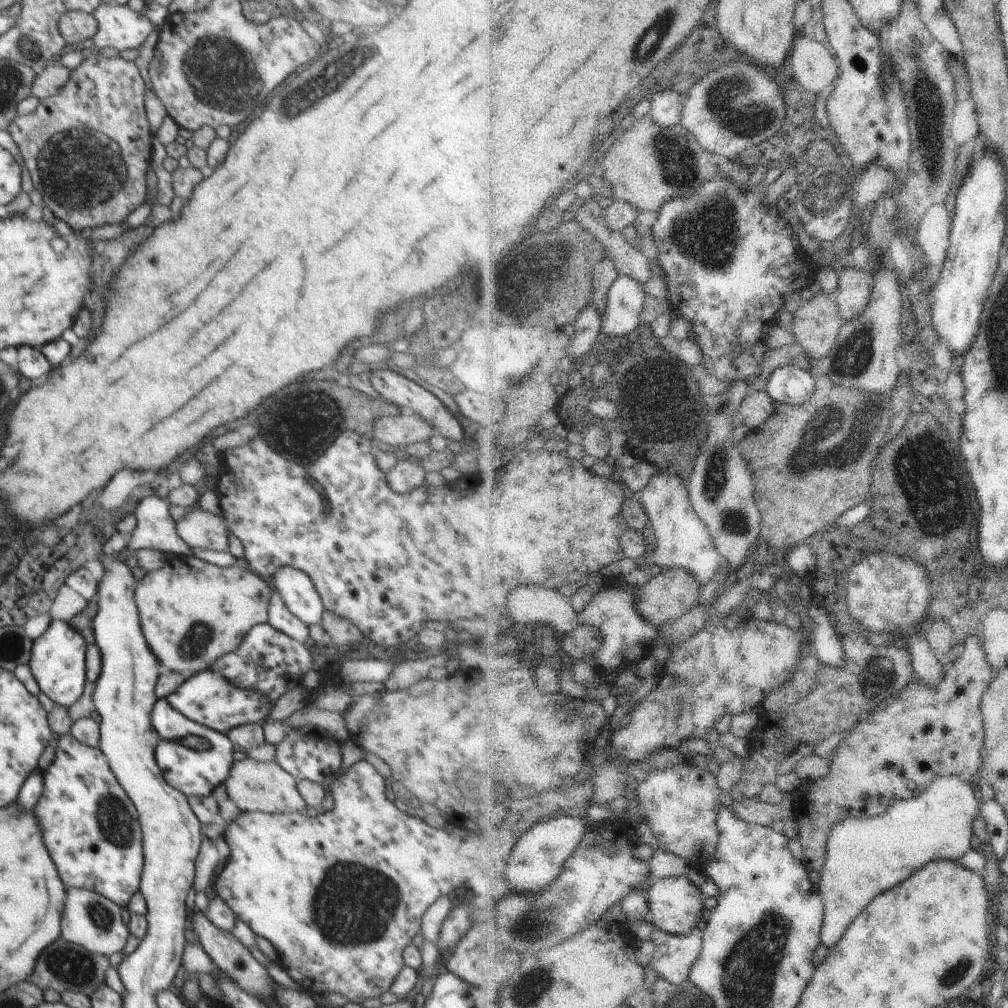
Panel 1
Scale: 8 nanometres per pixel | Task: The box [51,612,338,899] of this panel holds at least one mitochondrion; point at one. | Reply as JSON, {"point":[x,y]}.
{"point":[114,818]}

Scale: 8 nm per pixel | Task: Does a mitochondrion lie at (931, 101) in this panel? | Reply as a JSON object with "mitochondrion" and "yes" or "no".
{"mitochondrion":"yes"}

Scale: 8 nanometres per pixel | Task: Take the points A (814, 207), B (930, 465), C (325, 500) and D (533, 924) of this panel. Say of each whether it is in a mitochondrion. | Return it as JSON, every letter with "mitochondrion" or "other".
{"A":"mitochondrion","B":"mitochondrion","C":"other","D":"mitochondrion"}

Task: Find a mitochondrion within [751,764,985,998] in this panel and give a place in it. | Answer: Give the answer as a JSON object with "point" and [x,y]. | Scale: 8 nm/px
{"point":[957,969]}

